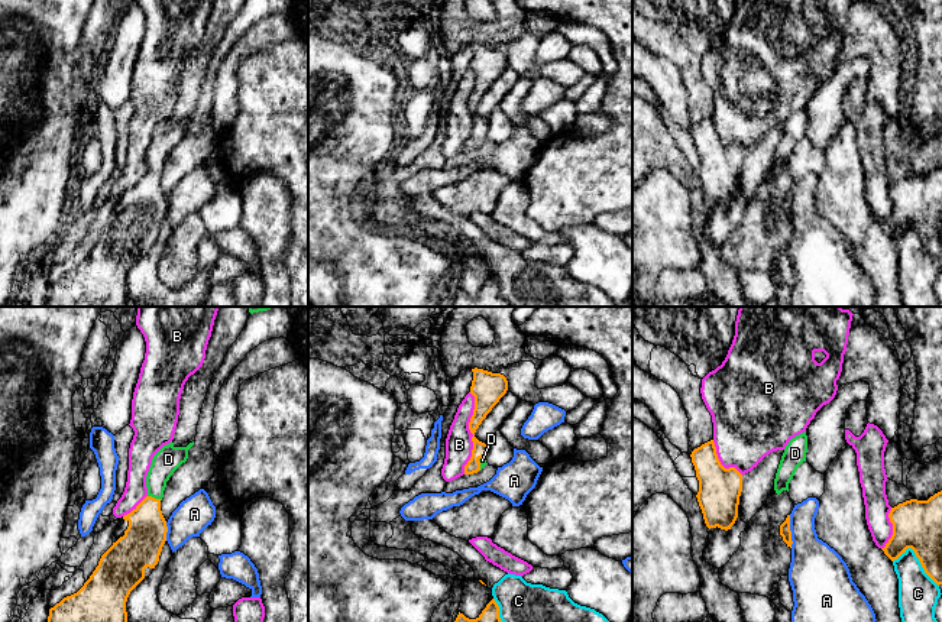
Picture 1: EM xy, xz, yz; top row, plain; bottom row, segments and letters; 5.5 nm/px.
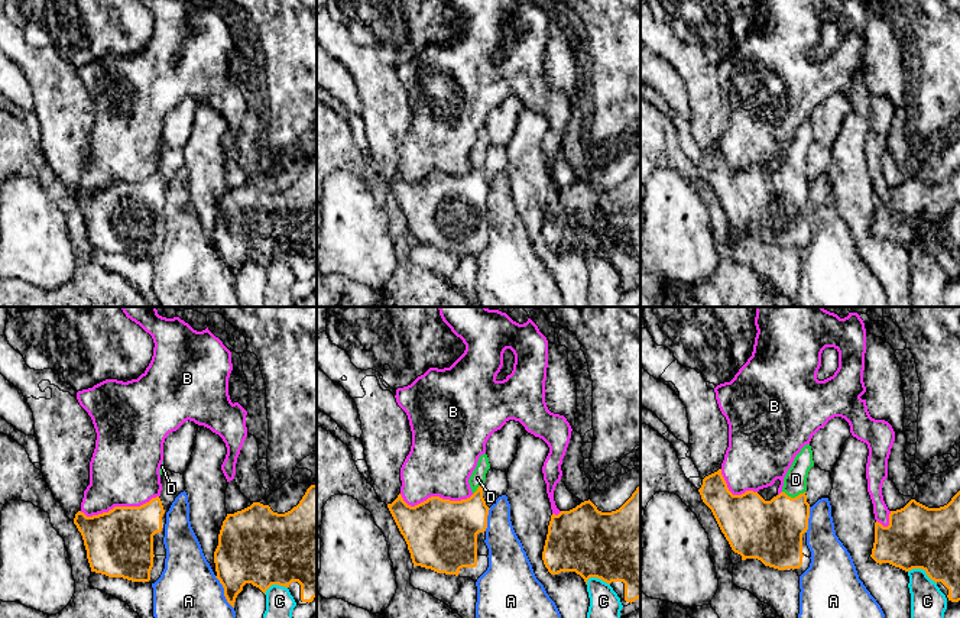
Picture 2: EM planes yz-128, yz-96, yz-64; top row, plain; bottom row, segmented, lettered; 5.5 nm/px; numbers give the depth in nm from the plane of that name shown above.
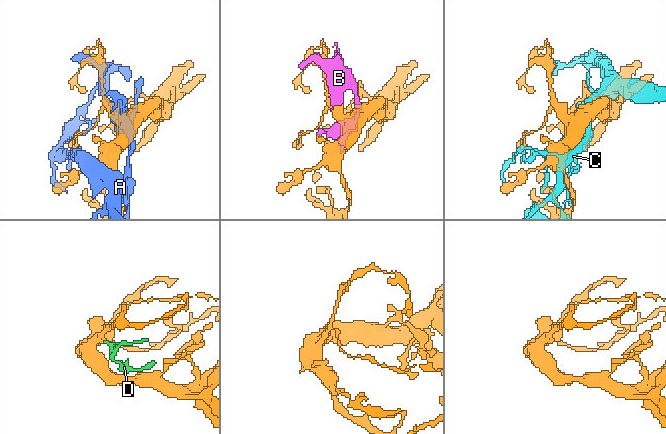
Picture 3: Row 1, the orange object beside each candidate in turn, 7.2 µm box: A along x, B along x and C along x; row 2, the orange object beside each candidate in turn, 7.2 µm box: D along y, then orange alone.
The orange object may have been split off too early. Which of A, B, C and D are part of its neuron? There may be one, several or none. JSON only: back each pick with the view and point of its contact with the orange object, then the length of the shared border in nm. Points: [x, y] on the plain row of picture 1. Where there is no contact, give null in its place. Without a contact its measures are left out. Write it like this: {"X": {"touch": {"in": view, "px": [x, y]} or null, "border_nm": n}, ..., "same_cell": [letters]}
{"D": {"touch": {"in": "xy", "px": [154, 174]}, "border_nm": 80}, "same_cell": ["D"]}

